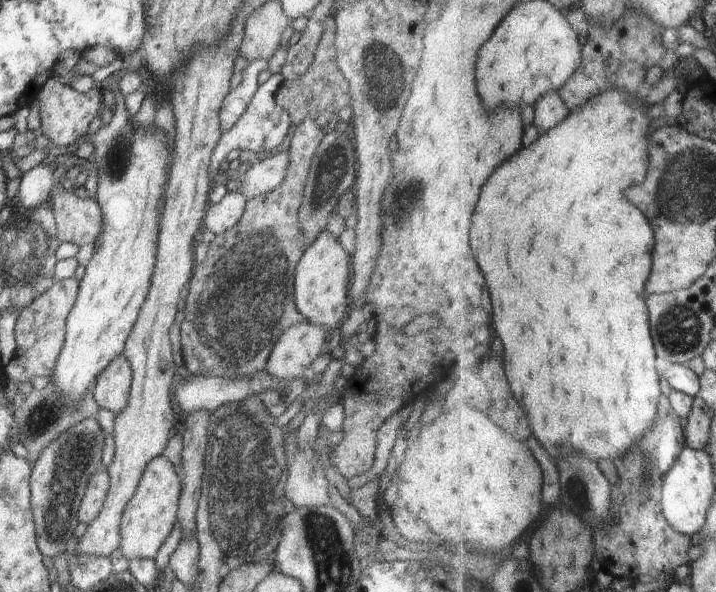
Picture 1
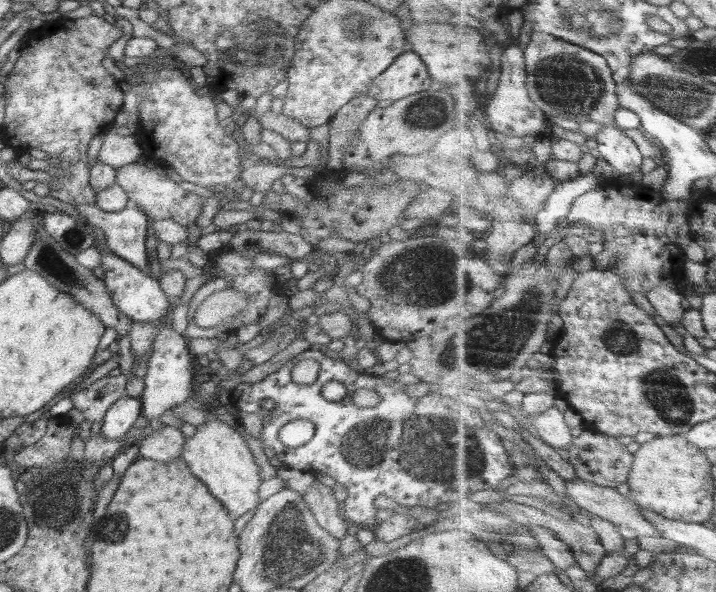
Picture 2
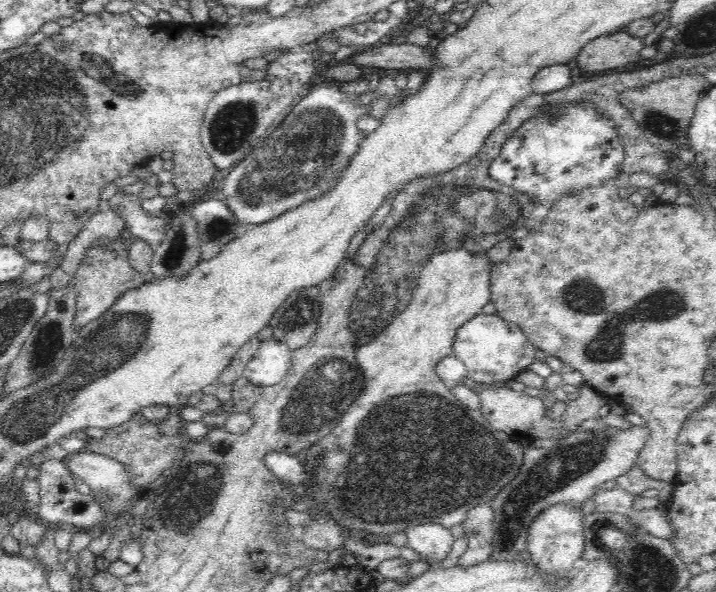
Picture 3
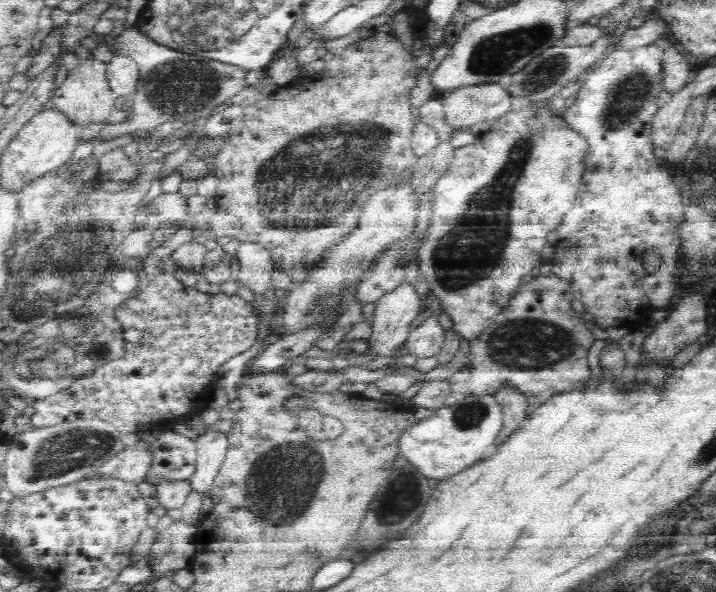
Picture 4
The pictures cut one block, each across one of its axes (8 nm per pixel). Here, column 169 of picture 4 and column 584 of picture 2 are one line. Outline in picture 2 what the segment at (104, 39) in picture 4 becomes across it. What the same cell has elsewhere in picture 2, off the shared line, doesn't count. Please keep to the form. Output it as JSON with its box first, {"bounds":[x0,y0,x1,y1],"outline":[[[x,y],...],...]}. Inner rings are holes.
{"bounds":[525,31,622,130],"outline":[[[536,31],[525,46],[525,59],[532,100],[551,118],[560,116],[579,124],[595,122],[622,130],[616,118],[621,107],[617,82],[604,55],[554,34]]]}

